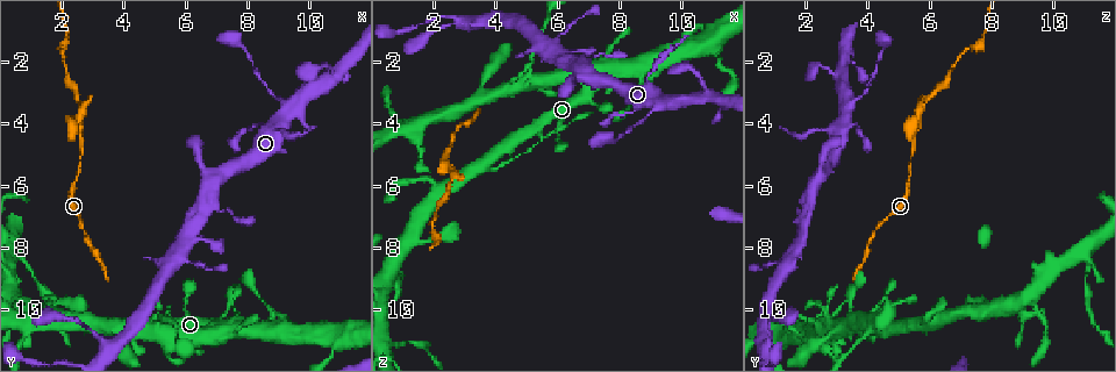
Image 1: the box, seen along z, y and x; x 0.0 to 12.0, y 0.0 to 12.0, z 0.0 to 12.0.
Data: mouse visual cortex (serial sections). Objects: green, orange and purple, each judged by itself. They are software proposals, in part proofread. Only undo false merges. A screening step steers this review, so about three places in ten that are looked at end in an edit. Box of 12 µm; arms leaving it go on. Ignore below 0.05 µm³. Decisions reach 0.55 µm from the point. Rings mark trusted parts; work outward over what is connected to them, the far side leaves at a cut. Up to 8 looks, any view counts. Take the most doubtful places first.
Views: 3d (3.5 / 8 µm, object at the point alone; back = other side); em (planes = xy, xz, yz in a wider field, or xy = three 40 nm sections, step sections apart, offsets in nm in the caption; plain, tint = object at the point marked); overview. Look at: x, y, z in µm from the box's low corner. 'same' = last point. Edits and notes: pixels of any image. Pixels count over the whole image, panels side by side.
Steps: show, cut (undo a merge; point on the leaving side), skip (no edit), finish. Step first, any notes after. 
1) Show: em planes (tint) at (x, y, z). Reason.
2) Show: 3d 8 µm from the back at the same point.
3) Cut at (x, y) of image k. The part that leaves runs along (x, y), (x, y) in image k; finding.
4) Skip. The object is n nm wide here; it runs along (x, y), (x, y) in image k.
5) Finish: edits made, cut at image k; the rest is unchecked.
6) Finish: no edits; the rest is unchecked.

Show: 3d 3.5 µm at (9.3, 3.7, 3.3). A fork.

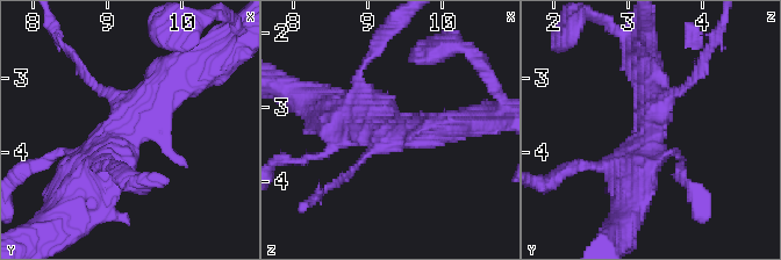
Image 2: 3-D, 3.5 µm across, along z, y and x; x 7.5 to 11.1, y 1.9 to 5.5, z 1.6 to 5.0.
Show: em xy step 1 (tint) at (9.30, 3.65, 3.30).

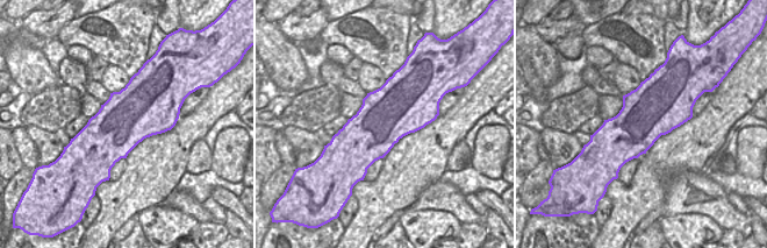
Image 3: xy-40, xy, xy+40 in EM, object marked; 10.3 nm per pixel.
Skip. The object is 600 nm wide here; it runs along (76, 199), (107, 149), (193, 71) in image 2; all the same cell.

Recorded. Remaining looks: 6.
Show: 3d 3.5 µm at (0.8, 8.4, 11.1). Sharp bend.

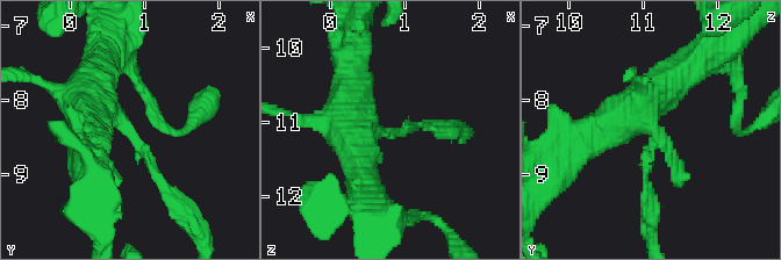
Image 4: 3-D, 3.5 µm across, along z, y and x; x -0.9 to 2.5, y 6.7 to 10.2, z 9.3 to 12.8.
Show: em xy step 1 (tint) at (0.80, 8.45, 11.15). The arms are 100, 500 nm wide; need the tissue.

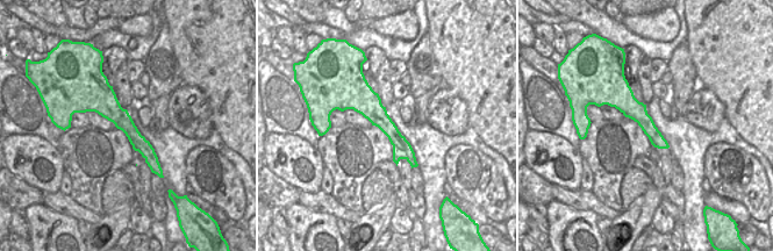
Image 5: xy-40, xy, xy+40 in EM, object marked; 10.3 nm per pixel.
Skip. It runs along (80, 108), (107, 106), (157, 166) in image 5; continuous, no second cell.

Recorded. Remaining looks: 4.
Show: 3d 3.5 µm at (8.7, 10.6, 2.3). Three arms meet.

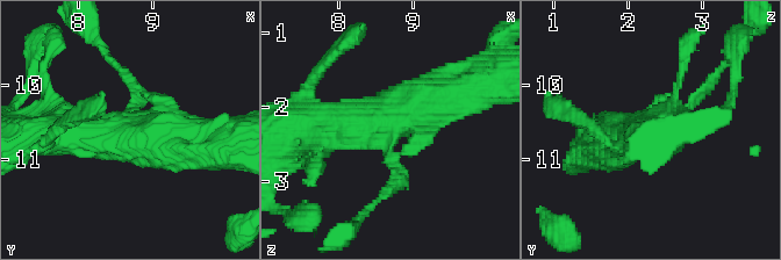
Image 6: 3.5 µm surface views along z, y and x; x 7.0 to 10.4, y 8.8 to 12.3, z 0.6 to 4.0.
Show: em xy step 2 (tint) at (8.70, 10.50, 2.35).

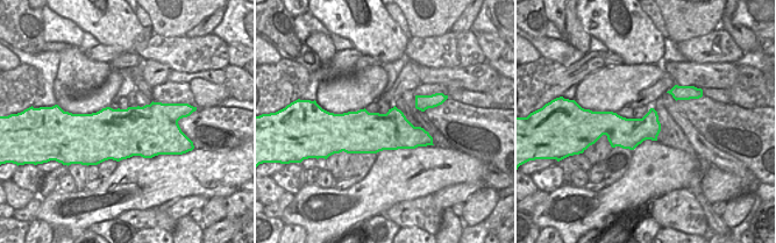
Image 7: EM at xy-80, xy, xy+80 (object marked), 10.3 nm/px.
Cut at (126, 79) of image 6. The part that leaves runs along (134, 107), (137, 89), (87, 33) in image 6; a second cell is stuck on.

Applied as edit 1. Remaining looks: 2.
Finish: edits made, cut at image 6; the rest is unchecked.

